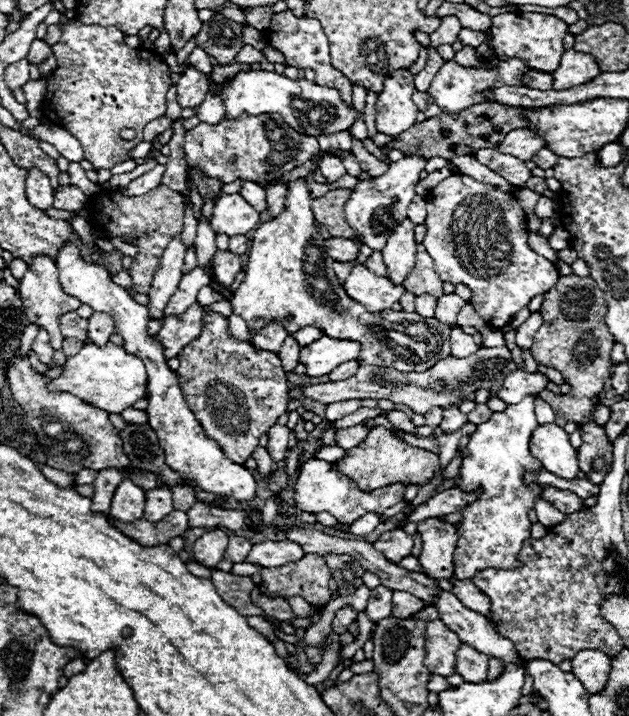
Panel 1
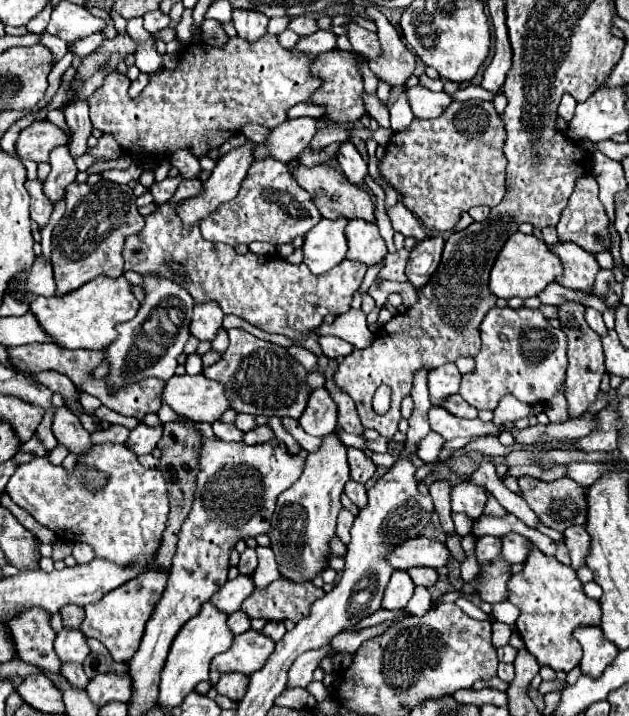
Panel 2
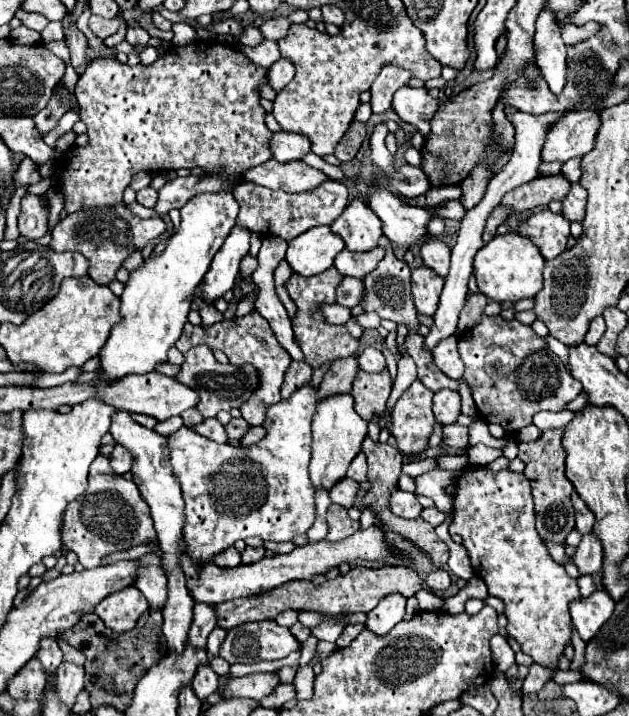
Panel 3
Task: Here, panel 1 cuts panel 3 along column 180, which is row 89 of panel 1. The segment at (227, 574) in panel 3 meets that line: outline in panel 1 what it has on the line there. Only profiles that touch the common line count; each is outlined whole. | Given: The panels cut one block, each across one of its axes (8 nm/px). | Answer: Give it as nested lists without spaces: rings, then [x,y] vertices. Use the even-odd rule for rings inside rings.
[[[566,50],[560,68],[556,68],[552,76],[554,76],[554,86],[552,86],[554,90],[568,90],[600,76],[600,68],[590,54]]]

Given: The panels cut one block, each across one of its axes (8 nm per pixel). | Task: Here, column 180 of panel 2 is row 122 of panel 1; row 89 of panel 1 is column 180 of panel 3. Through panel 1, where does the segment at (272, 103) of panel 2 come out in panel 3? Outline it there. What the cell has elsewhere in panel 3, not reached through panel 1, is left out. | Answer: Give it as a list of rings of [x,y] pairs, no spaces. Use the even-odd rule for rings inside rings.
[[[192,42],[188,46],[172,46],[170,50],[166,50],[164,56],[160,56],[154,64],[144,66],[128,66],[122,64],[118,60],[94,60],[92,64],[88,64],[84,76],[80,76],[78,84],[76,84],[76,100],[80,106],[80,120],[86,124],[88,128],[88,136],[90,142],[86,146],[70,146],[62,158],[60,164],[56,168],[56,172],[52,172],[52,188],[58,188],[64,196],[64,212],[72,214],[72,212],[80,212],[80,210],[88,210],[88,208],[102,208],[102,206],[116,206],[122,204],[122,194],[128,188],[130,180],[134,174],[138,172],[166,172],[166,170],[180,170],[180,168],[196,168],[200,166],[206,174],[218,174],[222,178],[234,178],[240,176],[242,172],[246,172],[248,168],[254,168],[258,164],[264,164],[268,158],[272,158],[272,152],[268,148],[268,140],[272,136],[272,132],[266,128],[264,124],[264,108],[260,106],[260,92],[258,86],[266,80],[266,70],[252,64],[240,50],[236,50],[234,46],[228,44],[220,44],[220,42]]]

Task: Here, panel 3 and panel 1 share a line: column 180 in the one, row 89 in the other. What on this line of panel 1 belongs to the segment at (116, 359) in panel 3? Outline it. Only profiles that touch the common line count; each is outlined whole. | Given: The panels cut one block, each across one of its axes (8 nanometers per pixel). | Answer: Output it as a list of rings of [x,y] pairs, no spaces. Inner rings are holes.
[[[194,48],[188,56],[190,66],[194,66],[196,70],[200,70],[202,74],[206,74],[208,78],[208,96],[202,100],[200,106],[196,106],[196,116],[200,118],[200,122],[206,124],[218,124],[222,122],[222,118],[230,120],[236,118],[240,114],[248,114],[248,116],[260,116],[260,114],[280,114],[284,116],[284,120],[288,120],[288,124],[292,124],[292,128],[296,128],[296,132],[304,132],[306,136],[320,136],[320,134],[332,134],[332,132],[340,132],[340,130],[348,130],[354,120],[356,120],[356,108],[348,108],[340,96],[332,90],[332,88],[324,88],[318,86],[310,80],[290,80],[282,74],[276,72],[268,72],[268,70],[240,70],[234,78],[230,78],[226,84],[226,88],[222,92],[216,92],[216,82],[212,82],[212,62],[210,56],[202,50],[202,48]]]

